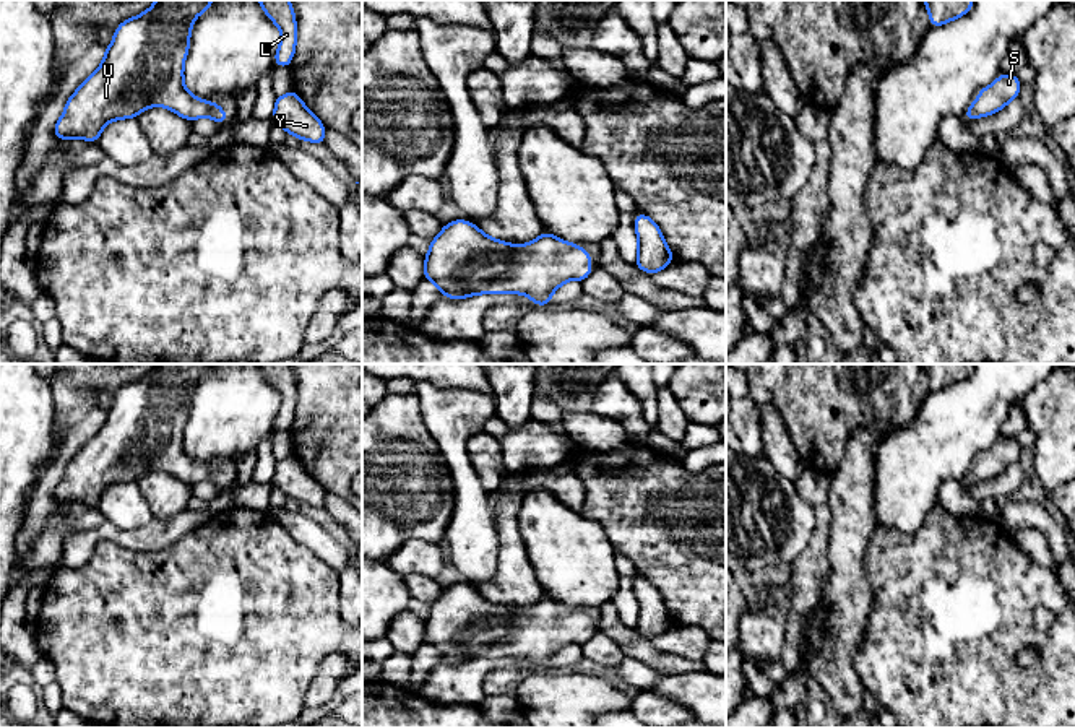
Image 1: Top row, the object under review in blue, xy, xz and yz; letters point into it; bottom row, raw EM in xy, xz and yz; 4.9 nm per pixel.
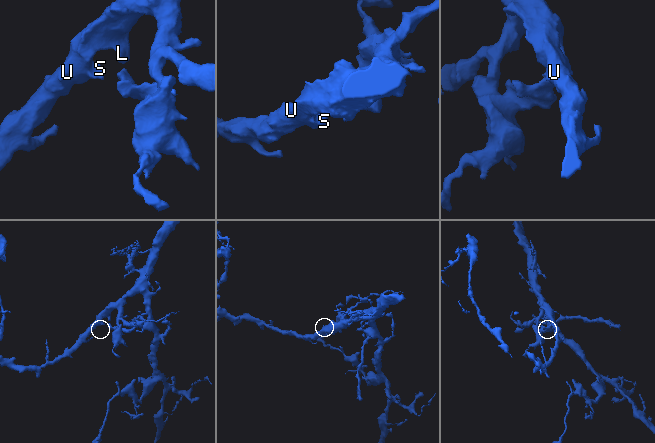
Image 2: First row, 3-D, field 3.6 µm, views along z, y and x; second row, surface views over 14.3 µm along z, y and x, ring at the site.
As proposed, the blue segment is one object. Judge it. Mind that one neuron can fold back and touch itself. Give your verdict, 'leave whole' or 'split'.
leave whole

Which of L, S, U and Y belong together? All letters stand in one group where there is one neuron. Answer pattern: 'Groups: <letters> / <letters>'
Groups: L S U Y

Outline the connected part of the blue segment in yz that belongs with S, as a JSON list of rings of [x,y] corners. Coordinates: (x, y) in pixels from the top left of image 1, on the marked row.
[[[1015,73],[1002,75],[995,81],[978,93],[978,99],[971,102],[963,119],[974,120],[1004,109],[1010,101],[1018,99],[1021,81]]]

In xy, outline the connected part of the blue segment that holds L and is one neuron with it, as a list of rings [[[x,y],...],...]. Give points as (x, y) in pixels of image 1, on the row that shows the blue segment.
[[[257,0],[268,18],[281,29],[274,67],[289,68],[297,42],[296,13],[289,0]]]

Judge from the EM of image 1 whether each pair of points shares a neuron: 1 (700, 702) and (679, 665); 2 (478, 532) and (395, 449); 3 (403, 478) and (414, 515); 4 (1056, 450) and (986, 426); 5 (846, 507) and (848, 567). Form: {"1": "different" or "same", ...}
{"1": "different", "2": "different", "3": "same", "4": "different", "5": "same"}

